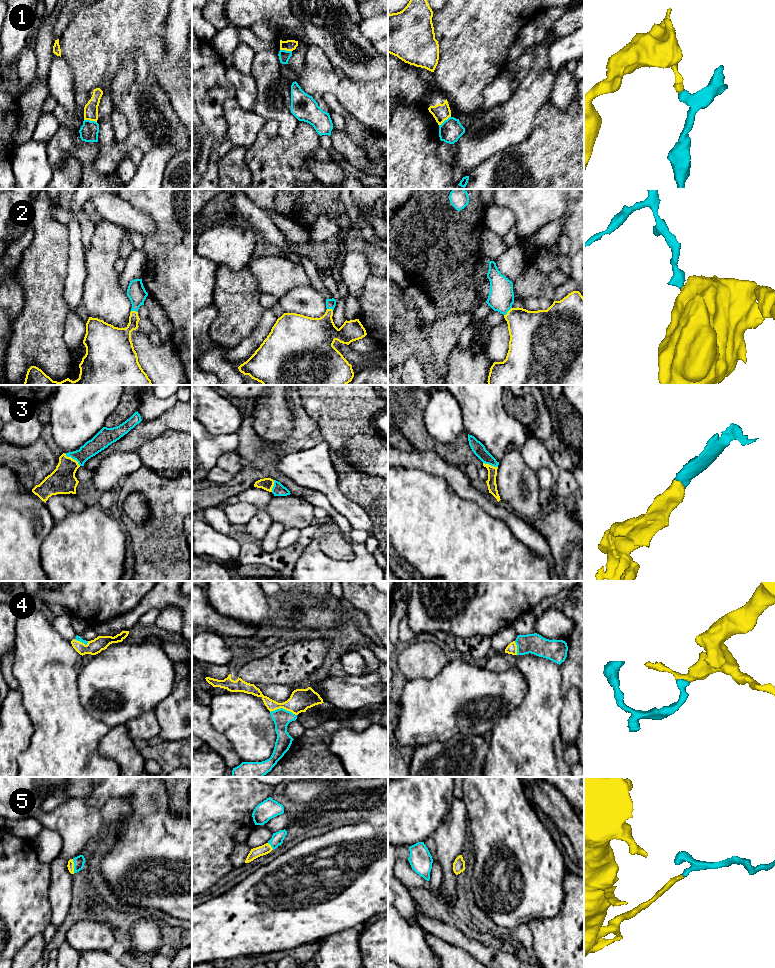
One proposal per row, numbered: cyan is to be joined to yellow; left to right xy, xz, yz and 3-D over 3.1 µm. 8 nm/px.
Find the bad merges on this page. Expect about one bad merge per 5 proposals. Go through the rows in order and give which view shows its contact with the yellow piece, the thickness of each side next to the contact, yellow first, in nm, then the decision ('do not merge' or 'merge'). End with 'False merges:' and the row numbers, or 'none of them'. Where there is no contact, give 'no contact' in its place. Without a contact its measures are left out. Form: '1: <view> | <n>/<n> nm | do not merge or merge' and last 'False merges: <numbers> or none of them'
1: xy | 110/150 nm | do not merge
2: yz | 360/200 nm | merge
3: xy | 220/130 nm | merge
4: xz | 180/140 nm | merge
5: xy | 50/90 nm | merge
False merges: 1

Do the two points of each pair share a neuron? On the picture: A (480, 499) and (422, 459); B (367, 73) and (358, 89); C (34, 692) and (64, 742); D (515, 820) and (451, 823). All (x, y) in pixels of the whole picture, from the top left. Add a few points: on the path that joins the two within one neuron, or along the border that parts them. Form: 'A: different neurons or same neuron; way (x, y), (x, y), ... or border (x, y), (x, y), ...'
A: same neuron; way (466, 490), (447, 471), (436, 465)
B: different neurons; border (345, 73), (356, 80), (377, 80)
C: same neuron; way (46, 704), (57, 715), (63, 730)
D: different neurons; border (461, 800), (465, 806), (467, 818)

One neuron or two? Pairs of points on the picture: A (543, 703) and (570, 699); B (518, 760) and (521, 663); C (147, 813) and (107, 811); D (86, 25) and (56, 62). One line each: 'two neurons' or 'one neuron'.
A: two neurons
B: one neuron
C: two neurons
D: two neurons

